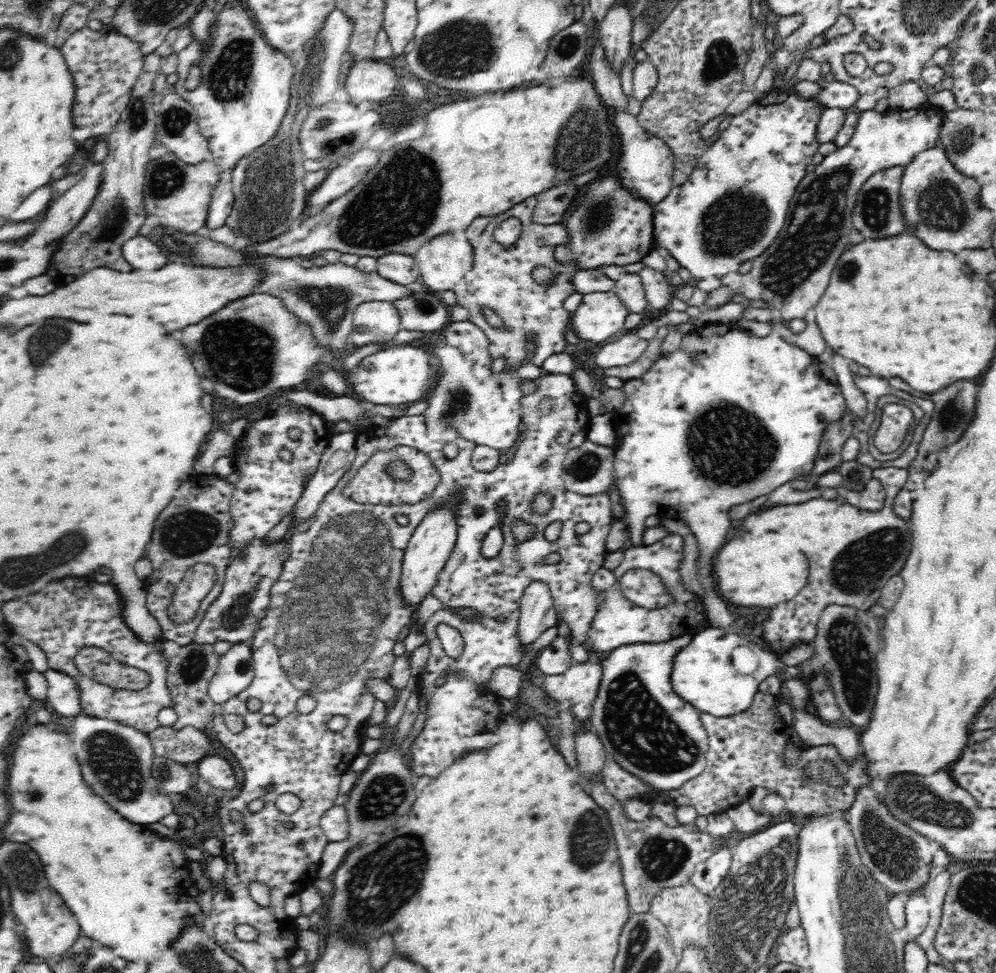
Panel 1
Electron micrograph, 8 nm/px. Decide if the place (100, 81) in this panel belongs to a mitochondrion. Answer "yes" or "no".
no

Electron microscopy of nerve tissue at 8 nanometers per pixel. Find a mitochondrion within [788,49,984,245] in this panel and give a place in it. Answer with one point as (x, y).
(943, 207)

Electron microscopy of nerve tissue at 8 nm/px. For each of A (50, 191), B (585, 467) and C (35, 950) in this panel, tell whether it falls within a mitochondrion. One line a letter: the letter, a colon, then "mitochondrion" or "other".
A: other
B: mitochondrion
C: other

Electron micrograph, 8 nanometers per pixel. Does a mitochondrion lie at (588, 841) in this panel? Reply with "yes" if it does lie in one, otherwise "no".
yes

